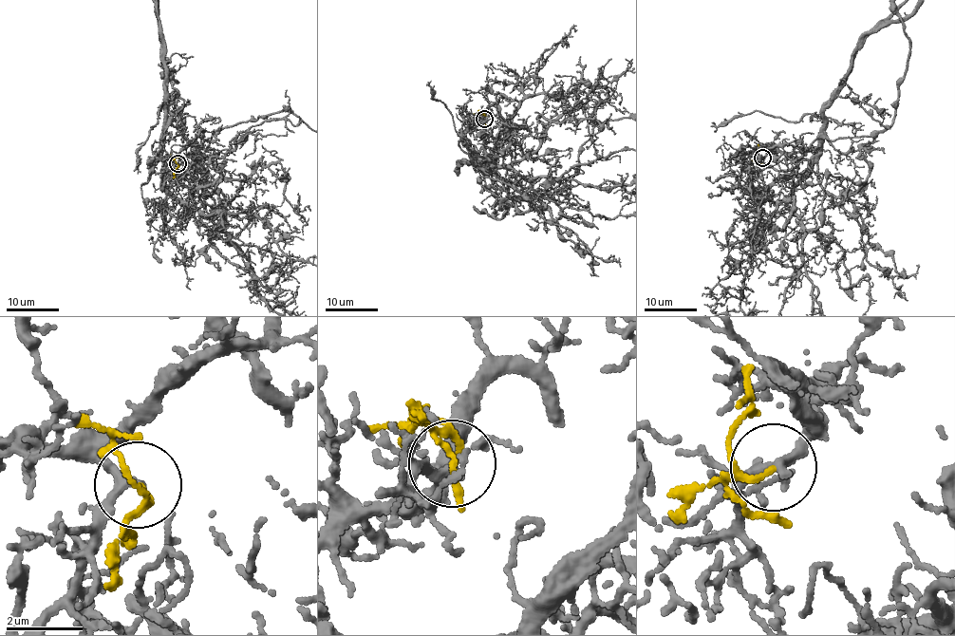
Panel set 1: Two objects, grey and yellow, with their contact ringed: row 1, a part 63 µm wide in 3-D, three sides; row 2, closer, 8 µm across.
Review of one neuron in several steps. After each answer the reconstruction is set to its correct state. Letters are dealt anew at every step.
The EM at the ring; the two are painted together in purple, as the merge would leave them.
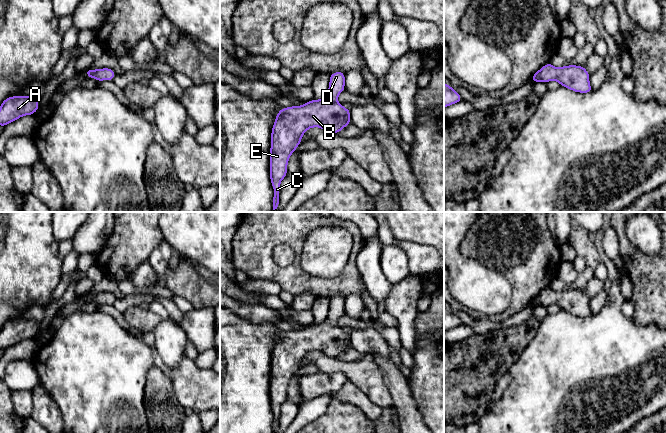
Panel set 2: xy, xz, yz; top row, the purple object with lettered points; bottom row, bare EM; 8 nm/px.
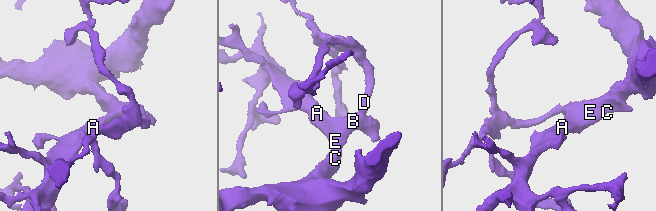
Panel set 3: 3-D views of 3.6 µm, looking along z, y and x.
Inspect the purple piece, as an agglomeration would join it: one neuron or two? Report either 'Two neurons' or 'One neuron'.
One neuron

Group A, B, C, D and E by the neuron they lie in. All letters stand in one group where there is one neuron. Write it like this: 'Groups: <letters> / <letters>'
Groups: A B C D E

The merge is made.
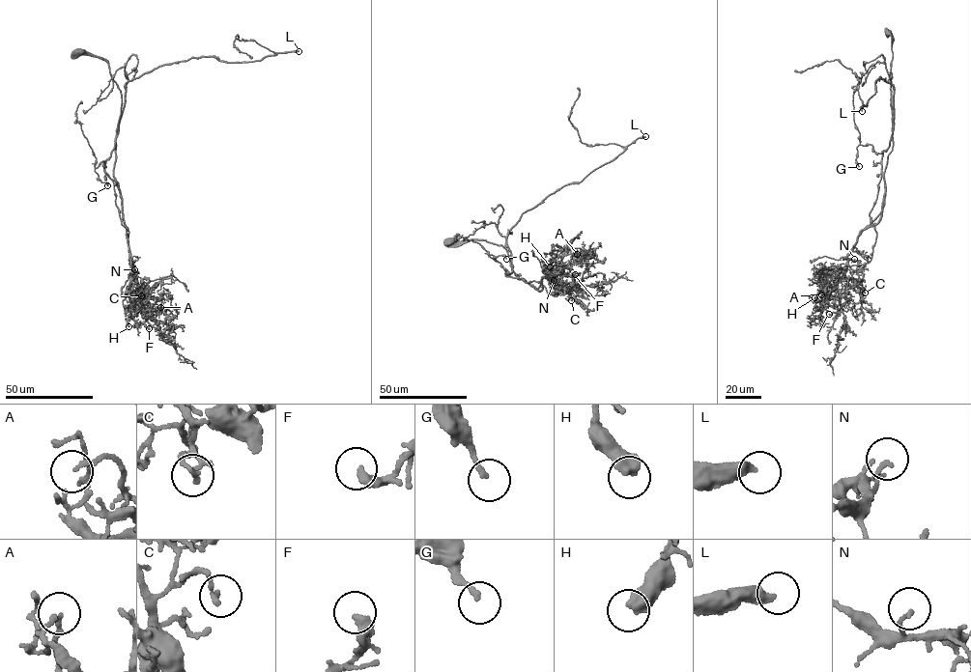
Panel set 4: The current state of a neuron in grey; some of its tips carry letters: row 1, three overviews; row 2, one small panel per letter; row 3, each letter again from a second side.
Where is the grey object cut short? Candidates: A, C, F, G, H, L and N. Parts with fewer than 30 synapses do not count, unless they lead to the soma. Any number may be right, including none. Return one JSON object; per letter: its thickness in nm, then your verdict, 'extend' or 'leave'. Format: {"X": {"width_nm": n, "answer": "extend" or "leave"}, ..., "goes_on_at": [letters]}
{"A": {"width_nm": 90, "answer": "leave"}, "C": {"width_nm": 150, "answer": "leave"}, "F": {"width_nm": 360, "answer": "leave"}, "G": {"width_nm": 170, "answer": "leave"}, "H": {"width_nm": 550, "answer": "leave"}, "L": {"width_nm": 420, "answer": "extend"}, "N": {"width_nm": 140, "answer": "leave"}, "goes_on_at": ["L"]}

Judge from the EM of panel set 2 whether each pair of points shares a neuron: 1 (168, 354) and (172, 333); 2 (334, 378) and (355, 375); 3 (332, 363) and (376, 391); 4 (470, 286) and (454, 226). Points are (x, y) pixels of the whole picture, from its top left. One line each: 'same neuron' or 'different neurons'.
1: same neuron
2: different neurons
3: same neuron
4: same neuron

